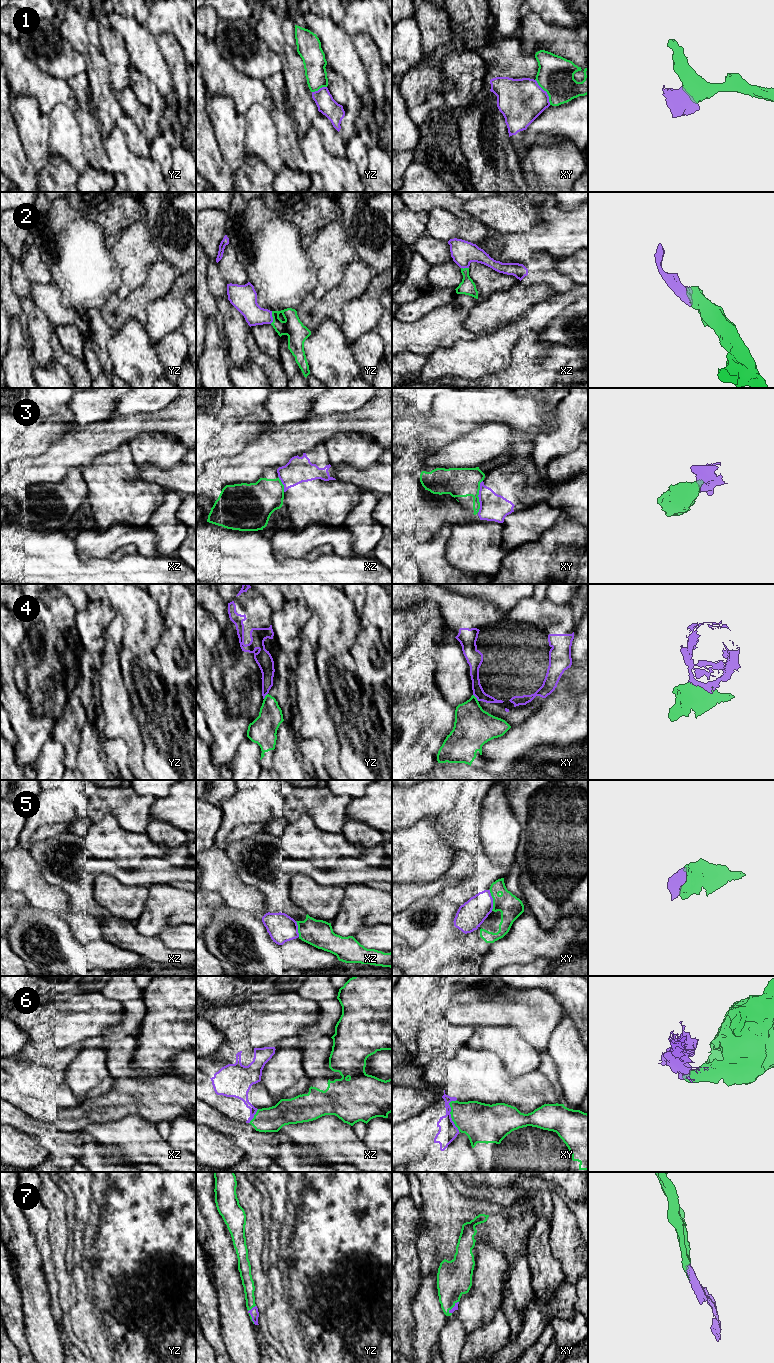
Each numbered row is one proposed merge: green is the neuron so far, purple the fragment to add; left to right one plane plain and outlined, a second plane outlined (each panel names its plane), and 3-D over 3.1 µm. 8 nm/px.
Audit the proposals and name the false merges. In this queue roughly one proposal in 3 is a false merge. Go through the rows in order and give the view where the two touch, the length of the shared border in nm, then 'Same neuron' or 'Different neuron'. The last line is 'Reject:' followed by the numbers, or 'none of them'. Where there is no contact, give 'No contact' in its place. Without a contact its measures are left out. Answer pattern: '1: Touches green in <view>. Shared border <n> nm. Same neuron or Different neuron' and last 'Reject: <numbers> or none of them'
1: Touches green in xy. Shared border 240 nm. Different neuron
2: Touches green in yz. Shared border 110 nm. Same neuron
3: Touches green in xy. Shared border 260 nm. Different neuron
4: Touches green in xy. Shared border 70 nm. Different neuron
5: Touches green in xy. Shared border 180 nm. Different neuron
6: Touches green in xy. Shared border 260 nm. Different neuron
7: Touches green in yz. Shared border 150 nm. Same neuron
Reject: 1, 3, 4, 5, 6

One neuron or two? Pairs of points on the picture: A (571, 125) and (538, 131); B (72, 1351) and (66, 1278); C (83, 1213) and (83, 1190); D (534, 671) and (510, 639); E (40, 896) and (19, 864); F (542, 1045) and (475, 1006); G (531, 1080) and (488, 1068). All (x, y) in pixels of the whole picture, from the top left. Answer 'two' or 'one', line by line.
A: one
B: two
C: one
D: one
E: one
F: one
G: one

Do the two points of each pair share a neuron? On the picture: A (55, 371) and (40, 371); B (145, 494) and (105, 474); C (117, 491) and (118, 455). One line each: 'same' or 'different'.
A: same
B: same
C: same

